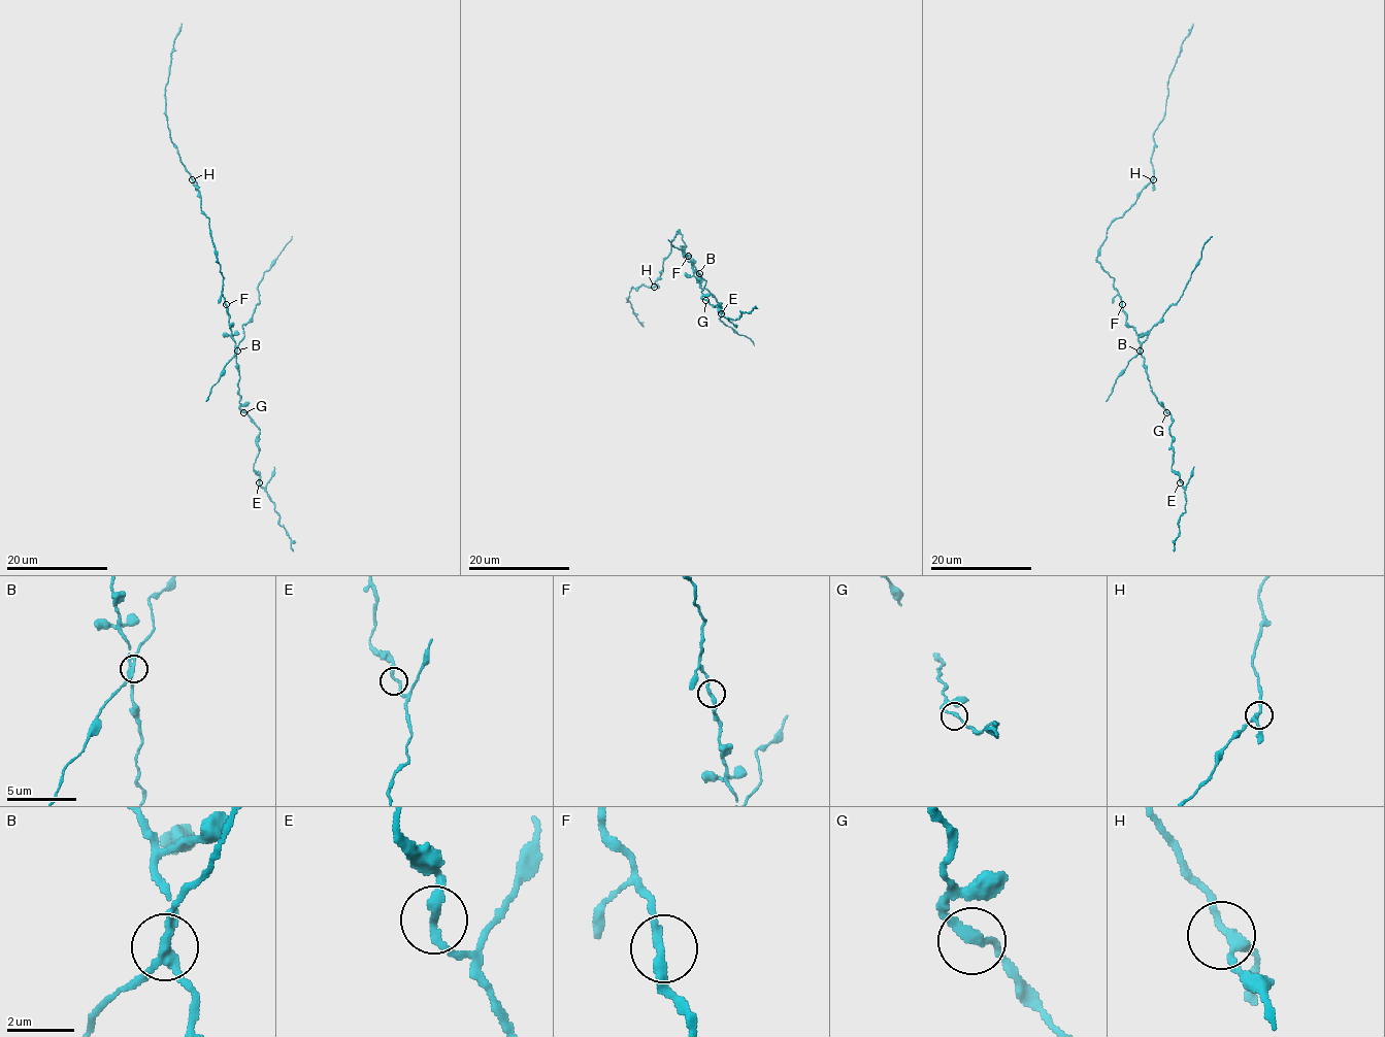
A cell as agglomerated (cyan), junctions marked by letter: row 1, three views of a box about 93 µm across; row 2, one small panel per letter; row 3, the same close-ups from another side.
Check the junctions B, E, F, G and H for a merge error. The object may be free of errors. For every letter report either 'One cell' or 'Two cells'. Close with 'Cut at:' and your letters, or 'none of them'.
B: Two cells
E: One cell
F: One cell
G: One cell
H: One cell
Cut at: B

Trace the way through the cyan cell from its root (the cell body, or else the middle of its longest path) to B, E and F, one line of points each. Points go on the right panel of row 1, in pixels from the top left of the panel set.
B: (1114, 283), (1126, 322), (1133, 329), (1141, 342), (1139, 352)
E: (1114, 283), (1126, 322), (1133, 329), (1141, 342), (1150, 391), (1171, 416), (1171, 468), (1180, 477), (1180, 482)
F: (1114, 283), (1122, 304)

